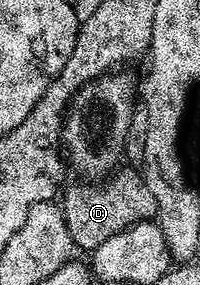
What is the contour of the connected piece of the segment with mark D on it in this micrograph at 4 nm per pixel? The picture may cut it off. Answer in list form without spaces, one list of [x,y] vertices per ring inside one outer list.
[[[118,169],[108,176],[104,182],[81,181],[78,187],[64,192],[59,206],[67,221],[67,233],[71,233],[74,248],[91,253],[107,237],[115,237],[115,233],[123,233],[123,229],[133,227],[137,223],[147,223],[157,218],[155,196],[147,189],[142,172]]]

